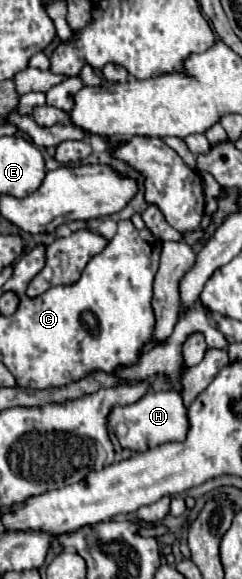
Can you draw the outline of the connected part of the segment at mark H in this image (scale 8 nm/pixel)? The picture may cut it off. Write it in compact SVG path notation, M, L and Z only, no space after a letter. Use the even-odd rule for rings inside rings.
M150 391L132 405L116 405L108 415L108 425L118 437L120 445L128 447L130 451L144 451L148 447L156 447L168 441L182 441L186 439L188 431L186 407L180 393L176 391Z

